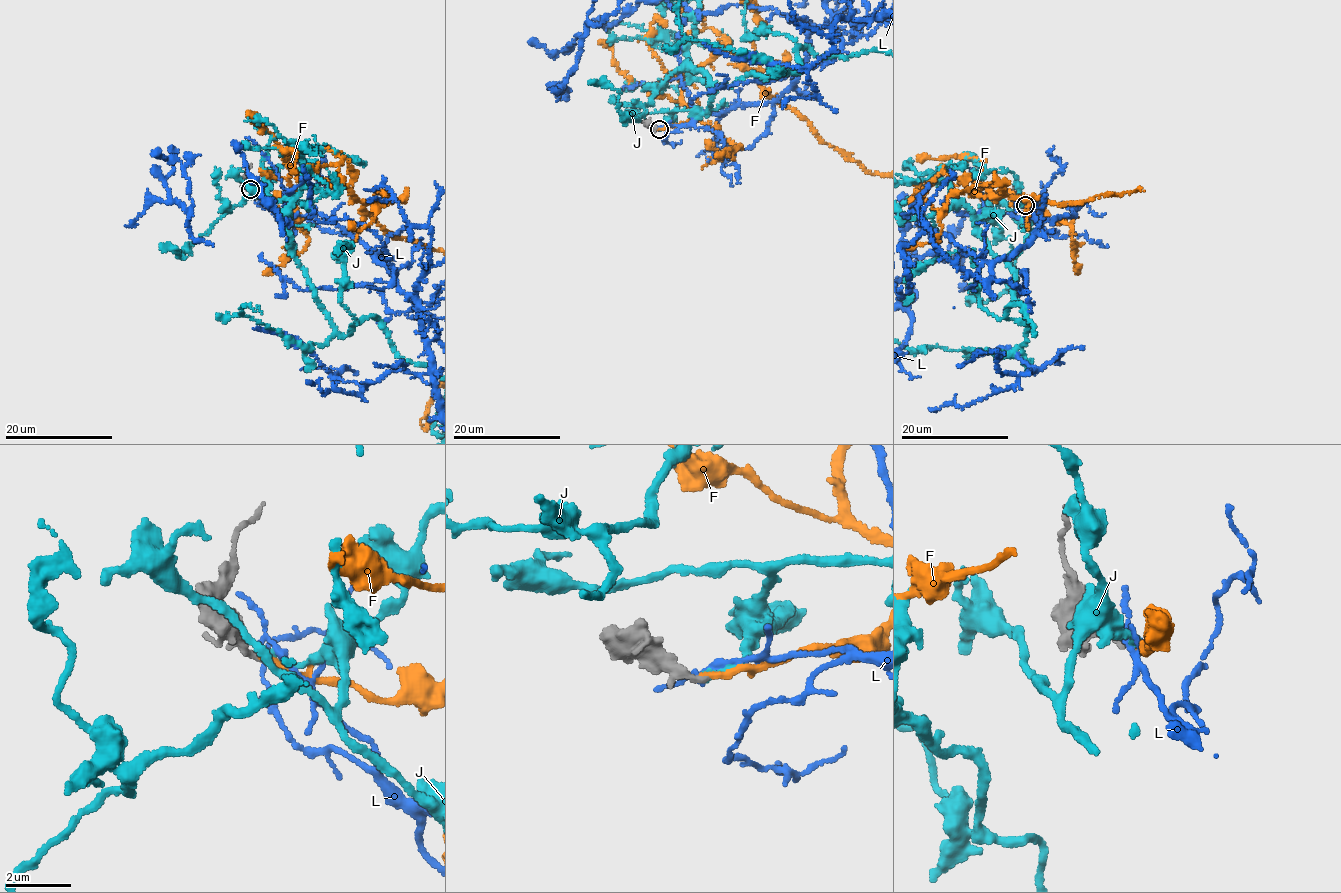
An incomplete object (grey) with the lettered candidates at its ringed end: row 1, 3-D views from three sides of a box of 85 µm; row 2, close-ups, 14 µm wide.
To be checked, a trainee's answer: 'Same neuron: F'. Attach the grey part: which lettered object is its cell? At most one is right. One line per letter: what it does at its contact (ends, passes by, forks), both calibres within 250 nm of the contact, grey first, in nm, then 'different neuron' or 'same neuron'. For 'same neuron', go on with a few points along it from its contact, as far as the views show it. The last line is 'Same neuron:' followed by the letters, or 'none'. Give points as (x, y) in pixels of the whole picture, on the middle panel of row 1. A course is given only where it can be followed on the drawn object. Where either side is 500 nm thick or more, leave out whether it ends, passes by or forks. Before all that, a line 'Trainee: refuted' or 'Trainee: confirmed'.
Trainee: confirmed
F: it ends there; 300 nm thick on the grey side, 160 nm on the other; same neuron
J: it ends there; 260 nm thick on the grey side, 170 nm on the other; different neuron
L: it passes by; 300 nm thick on the grey side, 110 nm on the other; different neuron
Same neuron: F

